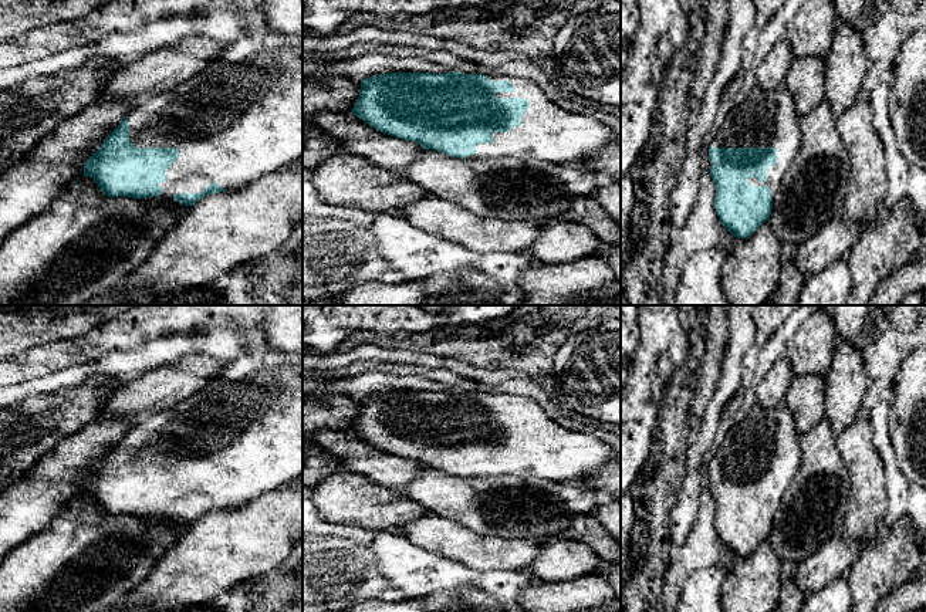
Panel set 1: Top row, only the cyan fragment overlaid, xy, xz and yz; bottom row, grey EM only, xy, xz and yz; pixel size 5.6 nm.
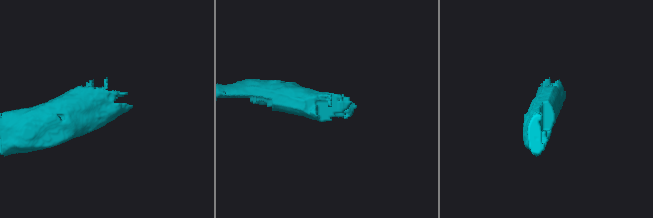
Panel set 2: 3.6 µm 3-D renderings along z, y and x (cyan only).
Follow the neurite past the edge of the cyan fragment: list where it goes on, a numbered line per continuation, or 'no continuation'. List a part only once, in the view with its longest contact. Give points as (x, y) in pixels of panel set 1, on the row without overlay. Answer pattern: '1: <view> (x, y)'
1: xz (548, 450)

